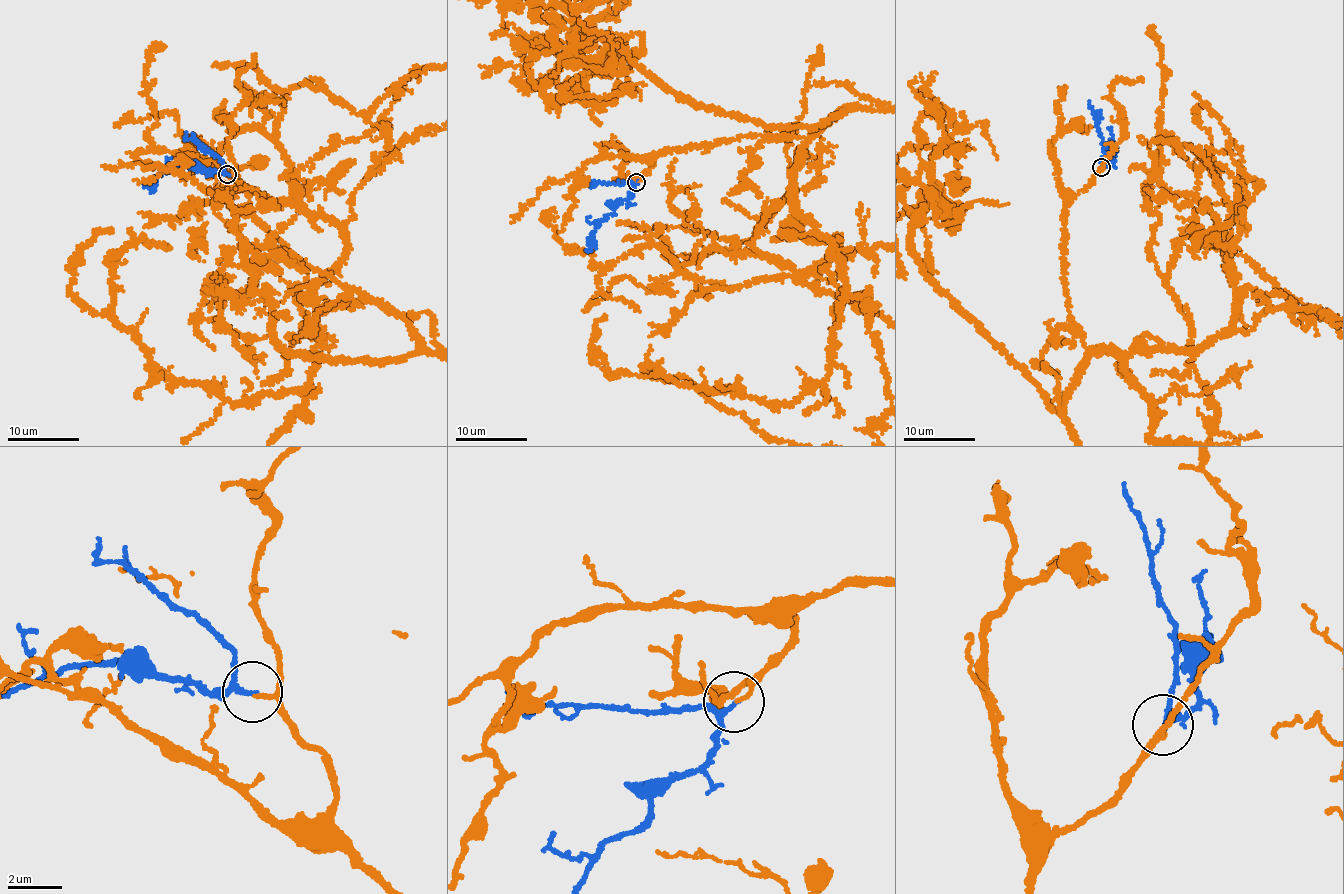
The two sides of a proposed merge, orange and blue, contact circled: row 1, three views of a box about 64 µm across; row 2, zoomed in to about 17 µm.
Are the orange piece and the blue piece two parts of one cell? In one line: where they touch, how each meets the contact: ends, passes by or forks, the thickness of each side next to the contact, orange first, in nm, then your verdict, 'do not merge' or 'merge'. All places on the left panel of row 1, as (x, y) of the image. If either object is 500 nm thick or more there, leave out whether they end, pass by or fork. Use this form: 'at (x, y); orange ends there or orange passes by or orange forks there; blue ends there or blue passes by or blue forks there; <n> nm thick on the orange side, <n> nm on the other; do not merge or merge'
at (227, 174); orange passes by; blue passes by; 110 nm thick on the orange side, 160 nm on the other; merge

